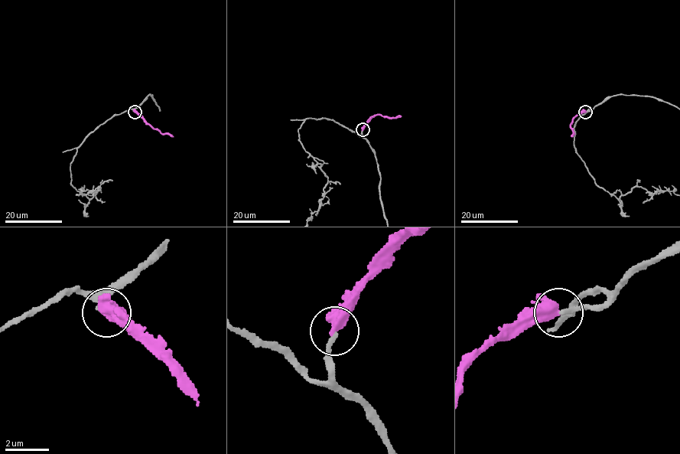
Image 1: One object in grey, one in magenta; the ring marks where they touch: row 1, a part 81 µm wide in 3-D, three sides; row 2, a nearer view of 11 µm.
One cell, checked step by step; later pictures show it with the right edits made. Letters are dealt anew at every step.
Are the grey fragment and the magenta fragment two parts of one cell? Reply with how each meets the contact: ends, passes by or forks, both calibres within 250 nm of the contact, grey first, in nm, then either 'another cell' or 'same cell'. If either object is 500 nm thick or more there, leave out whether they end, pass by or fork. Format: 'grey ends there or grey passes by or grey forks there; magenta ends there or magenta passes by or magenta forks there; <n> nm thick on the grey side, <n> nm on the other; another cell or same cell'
grey ends there; magenta passes by; 190 nm thick on the grey side, 420 nm on the other; another cell

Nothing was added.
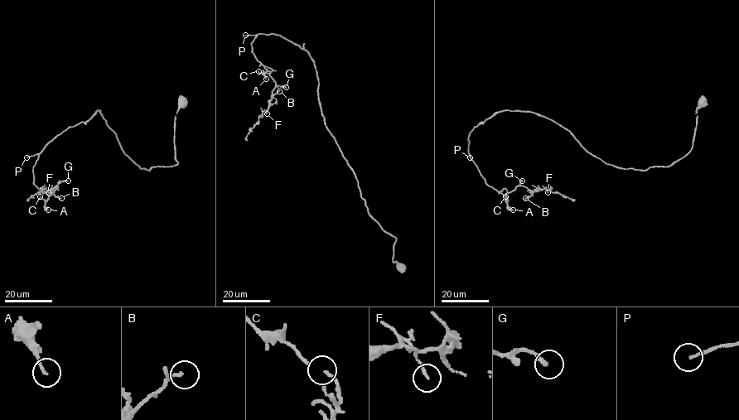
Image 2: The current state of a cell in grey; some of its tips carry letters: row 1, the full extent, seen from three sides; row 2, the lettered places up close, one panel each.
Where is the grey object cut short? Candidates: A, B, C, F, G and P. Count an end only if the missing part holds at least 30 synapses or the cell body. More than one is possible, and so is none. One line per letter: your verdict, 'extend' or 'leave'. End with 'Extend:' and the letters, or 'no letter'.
A: leave
B: leave
C: leave
F: leave
G: extend
P: extend
Extend: G, P

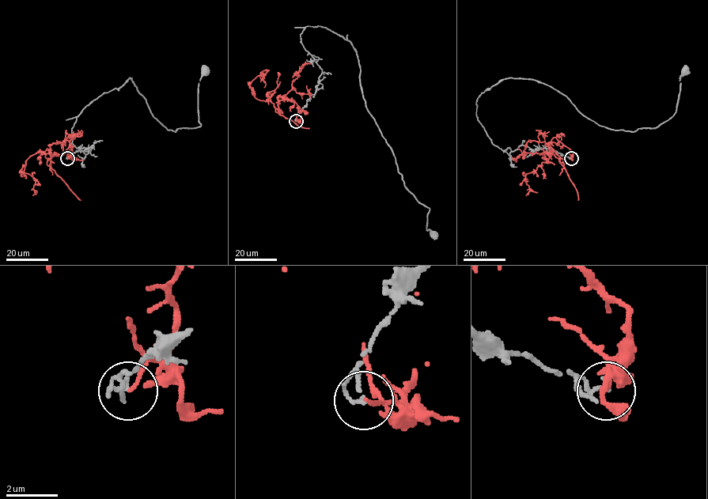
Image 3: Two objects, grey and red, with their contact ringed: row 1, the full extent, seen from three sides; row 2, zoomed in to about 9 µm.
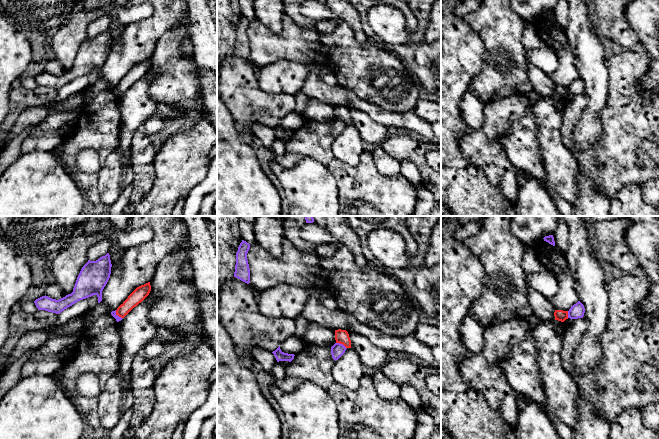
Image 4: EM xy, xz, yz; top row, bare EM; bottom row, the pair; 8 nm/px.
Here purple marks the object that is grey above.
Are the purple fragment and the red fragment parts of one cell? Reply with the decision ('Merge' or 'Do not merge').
Do not merge

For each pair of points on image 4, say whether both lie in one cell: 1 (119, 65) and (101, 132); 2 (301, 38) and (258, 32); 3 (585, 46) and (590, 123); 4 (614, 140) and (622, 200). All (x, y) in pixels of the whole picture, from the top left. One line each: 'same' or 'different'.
1: different
2: same
3: same
4: different

